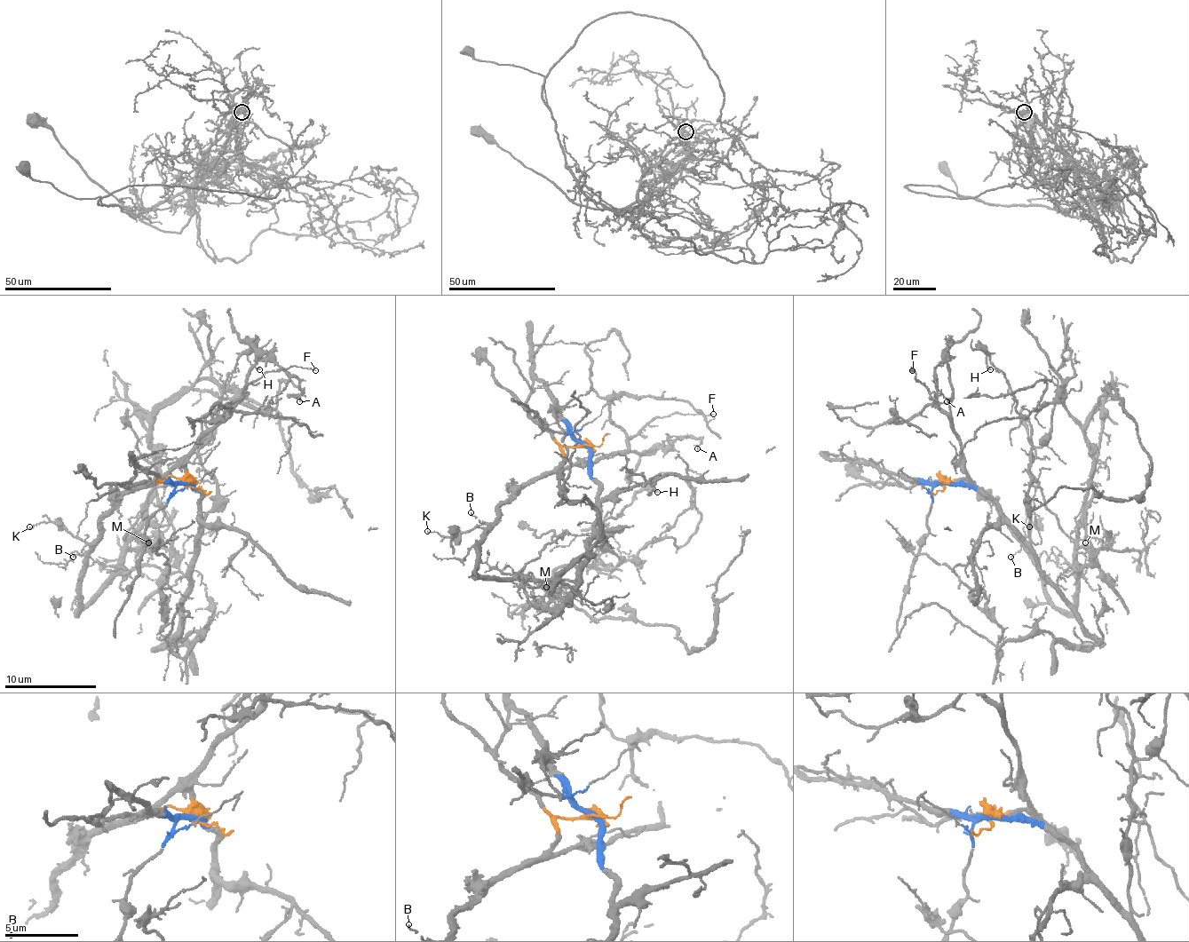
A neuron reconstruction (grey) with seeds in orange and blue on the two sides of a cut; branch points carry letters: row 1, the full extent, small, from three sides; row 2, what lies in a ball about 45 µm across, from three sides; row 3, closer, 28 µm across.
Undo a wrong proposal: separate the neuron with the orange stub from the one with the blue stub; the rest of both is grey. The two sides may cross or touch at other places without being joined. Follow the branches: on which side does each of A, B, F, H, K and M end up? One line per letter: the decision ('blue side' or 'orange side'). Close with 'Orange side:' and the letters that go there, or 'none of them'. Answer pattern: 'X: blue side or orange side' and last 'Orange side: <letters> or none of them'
A: orange side
B: orange side
F: orange side
H: blue side
K: orange side
M: orange side
Orange side: A, B, F, K, M

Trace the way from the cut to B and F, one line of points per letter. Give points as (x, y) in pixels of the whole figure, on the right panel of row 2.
B: (944, 483), (944, 476), (946, 480), (964, 480), (1005, 519), (1021, 542), (1021, 547), (1010, 556)
F: (944, 483), (944, 478), (964, 478), (962, 441), (953, 430), (953, 419), (916, 377), (912, 366), (912, 370)

